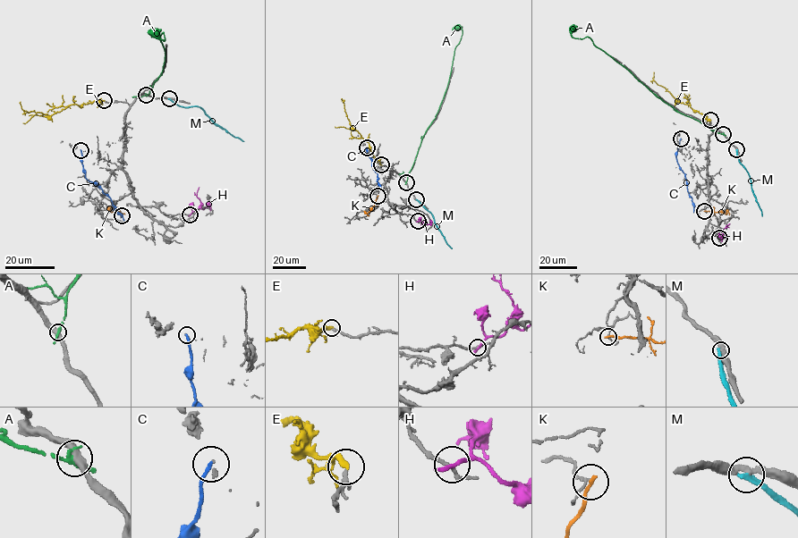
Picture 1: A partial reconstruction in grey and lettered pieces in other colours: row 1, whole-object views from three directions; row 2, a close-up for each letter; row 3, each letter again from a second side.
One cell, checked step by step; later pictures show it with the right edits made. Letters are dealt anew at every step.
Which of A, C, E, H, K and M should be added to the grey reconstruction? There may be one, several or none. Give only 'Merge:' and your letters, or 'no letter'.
Merge: E

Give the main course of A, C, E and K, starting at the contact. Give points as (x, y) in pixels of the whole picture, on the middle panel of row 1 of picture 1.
A: (406, 182), (421, 139), (436, 118), (449, 79), (454, 49), (462, 31), (461, 29), (453, 29)
C: (367, 147), (381, 188)
E: (381, 164), (368, 142), (350, 124), (342, 98)
K: (377, 196), (372, 209), (365, 213), (369, 215)

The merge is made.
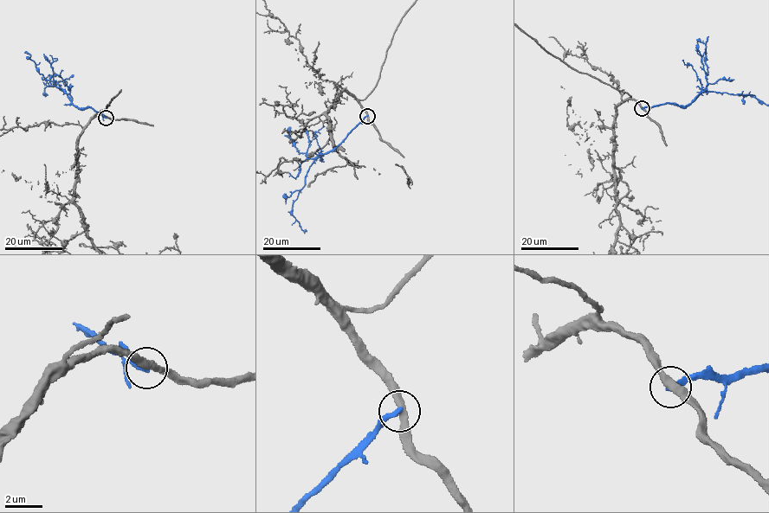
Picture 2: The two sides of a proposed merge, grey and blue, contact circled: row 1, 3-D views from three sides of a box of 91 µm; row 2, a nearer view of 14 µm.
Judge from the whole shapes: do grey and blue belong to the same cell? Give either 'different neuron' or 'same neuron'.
different neuron

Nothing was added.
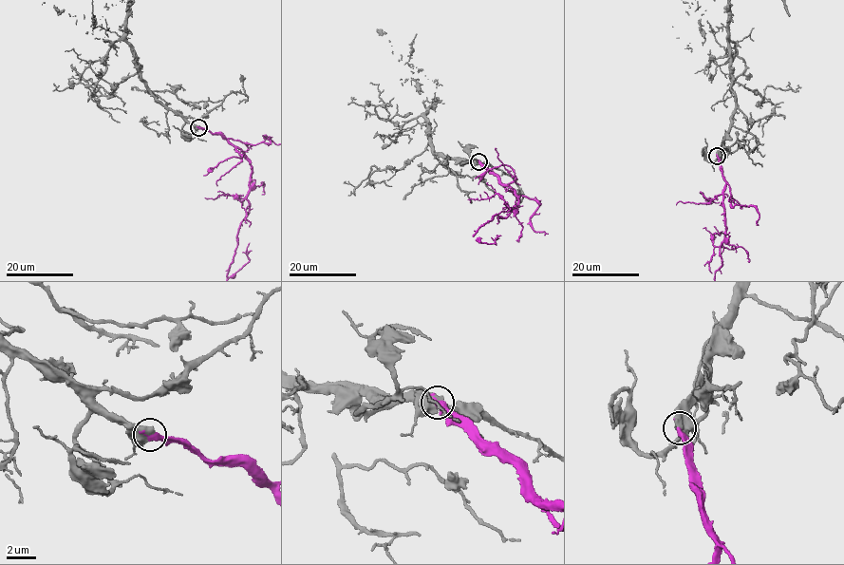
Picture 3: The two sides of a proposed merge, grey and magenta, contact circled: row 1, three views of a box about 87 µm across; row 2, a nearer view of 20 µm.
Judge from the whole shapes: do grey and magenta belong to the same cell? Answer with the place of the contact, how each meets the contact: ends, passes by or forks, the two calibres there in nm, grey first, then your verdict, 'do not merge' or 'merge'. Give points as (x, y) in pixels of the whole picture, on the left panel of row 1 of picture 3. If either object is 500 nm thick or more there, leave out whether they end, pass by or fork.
place (198, 127); calibres 550 and 440 nm; merge

